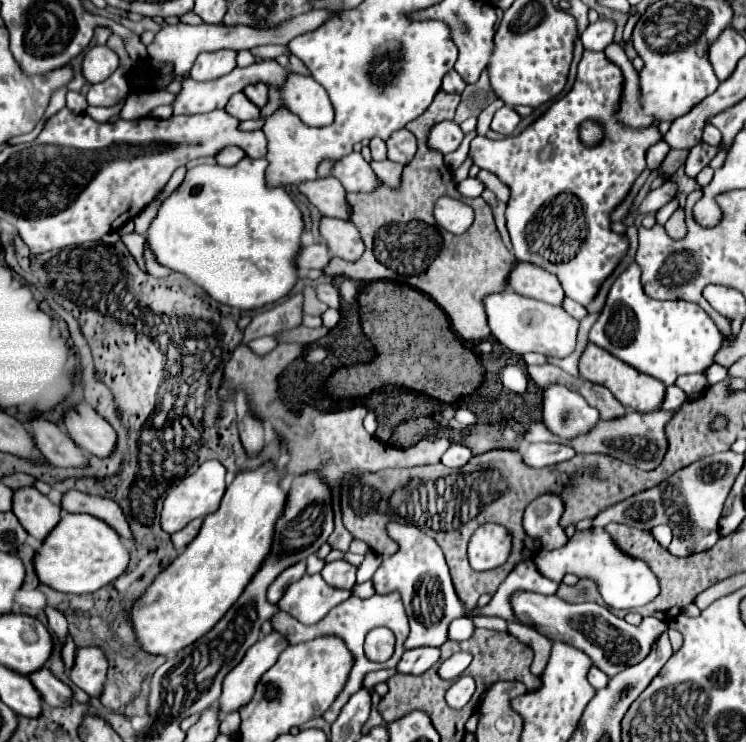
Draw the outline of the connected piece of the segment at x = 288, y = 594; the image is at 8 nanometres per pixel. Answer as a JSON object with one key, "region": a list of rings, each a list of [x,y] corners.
{"region":[[[304,574],[298,582],[290,584],[278,602],[280,610],[296,616],[304,624],[316,624],[334,606],[342,604],[352,596],[352,590],[340,590],[324,584],[320,574]]]}

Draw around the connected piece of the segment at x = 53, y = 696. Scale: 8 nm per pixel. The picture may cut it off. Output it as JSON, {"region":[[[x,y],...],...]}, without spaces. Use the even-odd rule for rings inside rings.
{"region":[[[46,666],[40,668],[40,672],[34,672],[32,676],[36,688],[42,694],[42,700],[46,706],[50,708],[66,708],[72,704],[72,690],[70,686],[66,686],[62,680],[58,680]]]}

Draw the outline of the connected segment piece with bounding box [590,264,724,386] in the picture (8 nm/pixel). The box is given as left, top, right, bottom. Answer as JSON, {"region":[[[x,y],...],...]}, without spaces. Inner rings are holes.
{"region":[[[632,264],[612,284],[606,306],[590,330],[590,342],[632,368],[672,386],[682,374],[708,370],[724,346],[724,334],[698,304],[684,300],[662,302],[646,296],[640,282],[640,268]]]}

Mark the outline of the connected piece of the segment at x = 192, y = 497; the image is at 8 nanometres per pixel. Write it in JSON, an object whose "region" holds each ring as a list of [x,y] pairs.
{"region":[[[208,460],[204,462],[194,474],[186,476],[176,488],[172,488],[172,492],[166,496],[164,500],[164,508],[162,508],[162,528],[168,534],[174,534],[178,530],[182,530],[190,520],[194,518],[204,518],[210,512],[216,512],[220,506],[220,500],[224,496],[226,490],[226,468],[218,462],[218,460]]]}

